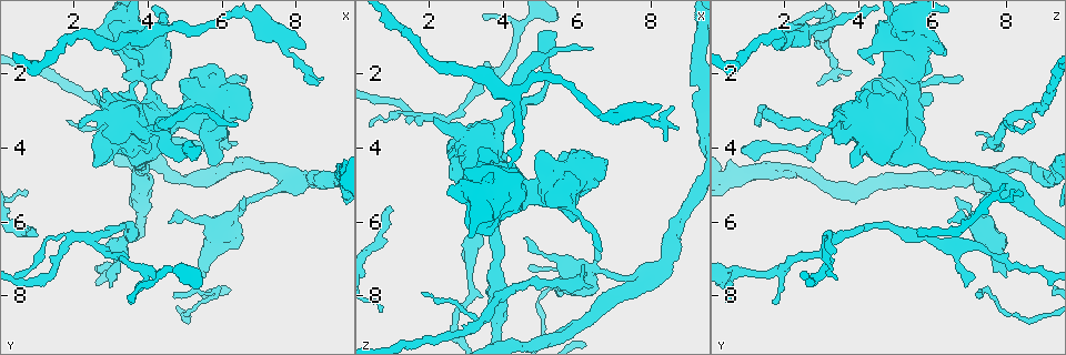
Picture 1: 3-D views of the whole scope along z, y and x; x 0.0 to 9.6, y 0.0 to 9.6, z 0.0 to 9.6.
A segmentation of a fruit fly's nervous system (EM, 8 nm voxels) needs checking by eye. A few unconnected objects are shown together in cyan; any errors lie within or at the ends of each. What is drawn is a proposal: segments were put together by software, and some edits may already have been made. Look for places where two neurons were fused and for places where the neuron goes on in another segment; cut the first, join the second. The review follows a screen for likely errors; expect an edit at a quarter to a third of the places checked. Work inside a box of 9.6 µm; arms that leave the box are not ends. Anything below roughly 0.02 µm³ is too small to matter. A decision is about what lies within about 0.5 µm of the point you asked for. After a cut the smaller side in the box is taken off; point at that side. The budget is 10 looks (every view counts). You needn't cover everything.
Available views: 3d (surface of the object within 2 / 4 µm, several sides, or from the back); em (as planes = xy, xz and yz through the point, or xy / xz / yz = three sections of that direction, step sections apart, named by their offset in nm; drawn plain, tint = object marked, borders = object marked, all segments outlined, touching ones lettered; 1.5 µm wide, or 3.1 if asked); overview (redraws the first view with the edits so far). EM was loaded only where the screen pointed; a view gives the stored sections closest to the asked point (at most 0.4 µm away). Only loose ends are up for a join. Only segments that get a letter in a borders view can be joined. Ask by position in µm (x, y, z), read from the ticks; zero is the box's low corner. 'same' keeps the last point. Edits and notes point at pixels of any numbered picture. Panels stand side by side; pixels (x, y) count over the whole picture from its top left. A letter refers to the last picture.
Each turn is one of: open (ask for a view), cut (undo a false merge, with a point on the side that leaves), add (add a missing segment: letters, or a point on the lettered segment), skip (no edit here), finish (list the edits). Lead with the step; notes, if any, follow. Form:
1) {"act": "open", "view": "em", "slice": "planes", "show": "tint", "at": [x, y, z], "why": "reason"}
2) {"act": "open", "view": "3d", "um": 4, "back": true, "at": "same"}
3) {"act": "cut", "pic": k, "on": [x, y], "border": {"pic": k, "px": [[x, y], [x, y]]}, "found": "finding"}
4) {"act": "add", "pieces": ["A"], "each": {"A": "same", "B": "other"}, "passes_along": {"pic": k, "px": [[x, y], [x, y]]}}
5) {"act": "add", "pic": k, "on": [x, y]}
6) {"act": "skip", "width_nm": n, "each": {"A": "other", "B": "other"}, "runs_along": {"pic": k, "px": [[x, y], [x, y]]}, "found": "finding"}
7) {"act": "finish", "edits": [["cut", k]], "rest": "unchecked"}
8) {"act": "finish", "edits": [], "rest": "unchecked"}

{"act": "open", "view": "3d", "um": 4, "at": [3.15, 6.65, 6.45]}

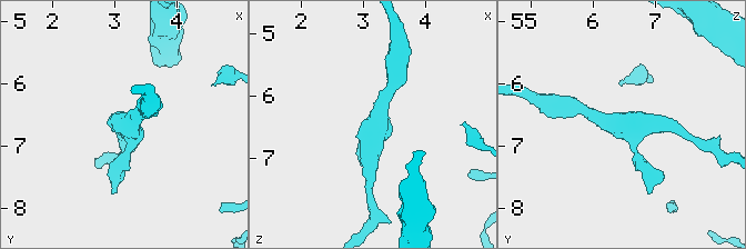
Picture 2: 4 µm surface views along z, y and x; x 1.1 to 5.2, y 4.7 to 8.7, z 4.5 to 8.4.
{"act": "open", "view": "em", "slice": "planes", "show": "borders", "at": [3.20, 6.65, 6.50], "arms": 3, "arm_widths_nm": [220, 220, 240], "why": "need the tissue"}

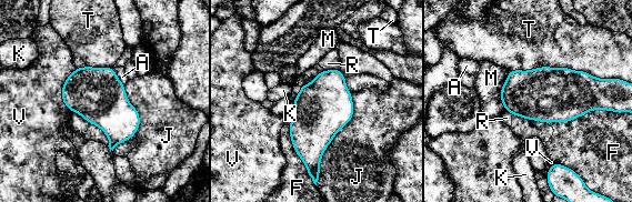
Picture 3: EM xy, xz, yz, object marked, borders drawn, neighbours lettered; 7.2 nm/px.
{"act": "skip", "each": {"A": "other", "F": "other", "J": "other", "K": "other", "M": "other", "R": "other", "T": "other", "V": "other"}, "border": {"pic": 3, "px": [[113, 68], [117, 77], [124, 83]]}, "found": "one neuron here"}

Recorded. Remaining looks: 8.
{"act": "open", "view": "em", "slice": "planes", "show": "plain", "at": [1.75, 6.30, 3.10]}

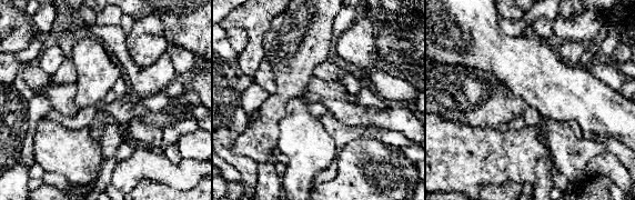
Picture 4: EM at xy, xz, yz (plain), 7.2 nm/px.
{"act": "open", "view": "em", "slice": "planes", "show": "borders", "at": "same", "why": "see the neighbours"}

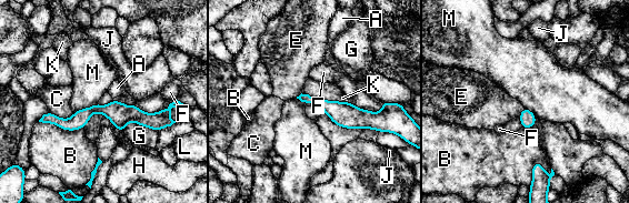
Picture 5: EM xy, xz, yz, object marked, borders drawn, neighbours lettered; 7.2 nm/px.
{"act": "skip", "each": {"A": "other", "B": "other", "C": "other", "E": "other", "F": "other", "G": "other", "H": "other", "J": "other", "K": "other", "L": "other", "M": "other"}, "runs_along": {"pic": 5, "px": [[167, 114], [91, 110], [76, 122], [45, 120]]}, "found": "one neuron here"}

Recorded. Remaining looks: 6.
{"act": "open", "view": "em", "slice": "planes", "show": "borders", "at": [0.70, 5.30, 8.40], "why": "long arm stops here"}

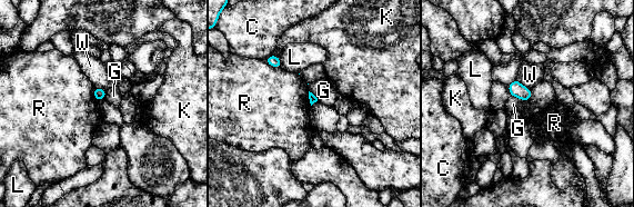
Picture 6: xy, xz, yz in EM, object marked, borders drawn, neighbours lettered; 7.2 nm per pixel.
{"act": "skip", "longest_contact_nm": ["R", 140], "each": {"C": "other", "G": "other", "K": "other", "L": "other", "R": "other", "W": "other"}, "border": {"pic": 6, "px": [[511, 96], [519, 97], [525, 102]]}, "found": "no lettered segment goes on from it"}

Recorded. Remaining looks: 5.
{"act": "open", "view": "em", "slice": "planes", "show": "tint", "at": [8.45, 1.90, 3.85], "why": "free end"}

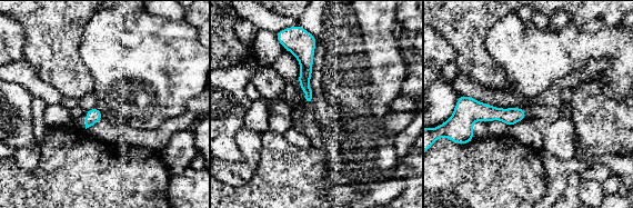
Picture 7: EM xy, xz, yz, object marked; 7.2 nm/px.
{"act": "open", "view": "em", "slice": "planes", "show": "borders", "at": "same", "why": "what lies round it"}

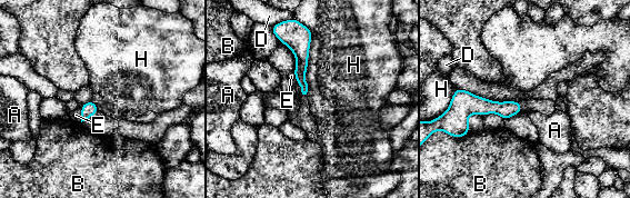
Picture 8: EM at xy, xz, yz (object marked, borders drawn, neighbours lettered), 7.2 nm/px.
{"act": "add", "pieces": ["E"], "each": {"A": "other", "B": "other", "D": "other", "E": "same", "H": "other"}, "found": "the neuron continues"}

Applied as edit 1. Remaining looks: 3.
{"act": "finish", "edits": [["add", 8]], "rest": "unchecked"}

